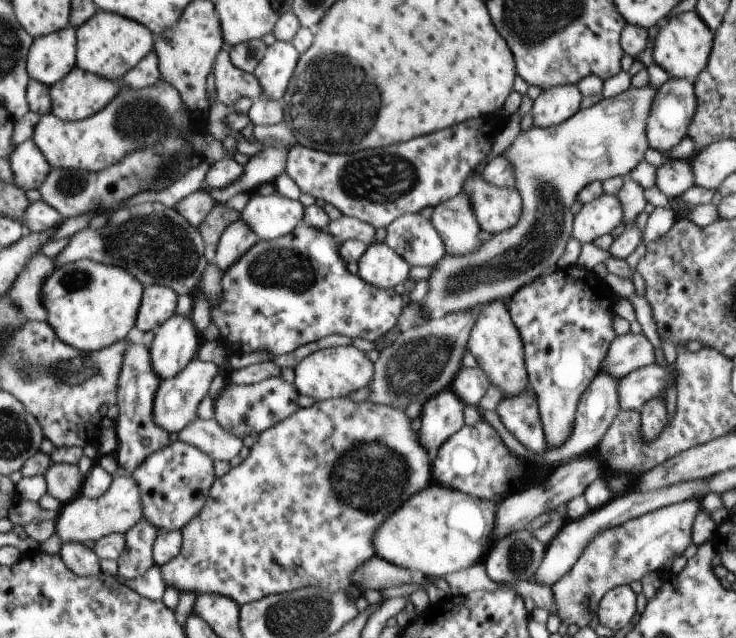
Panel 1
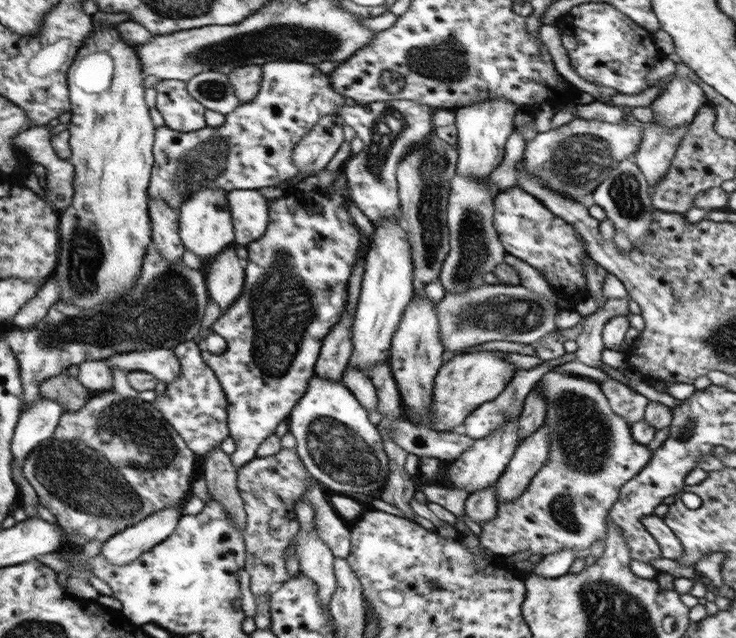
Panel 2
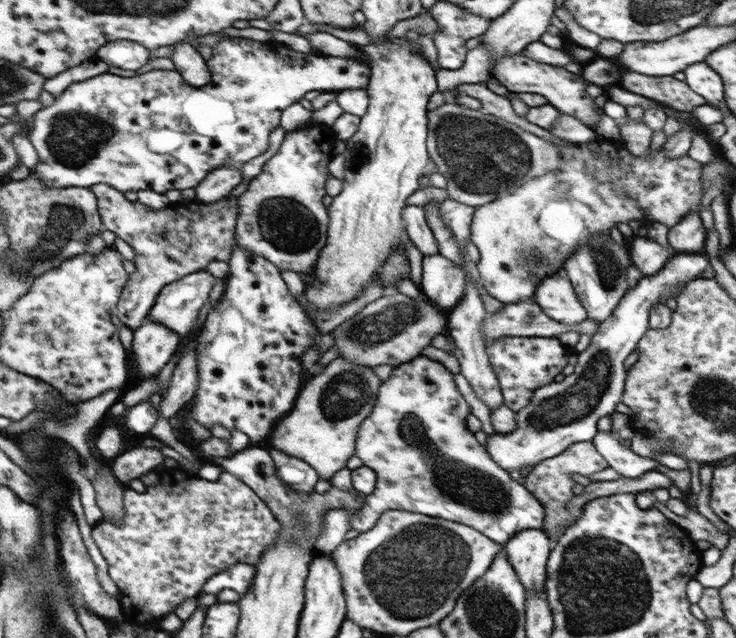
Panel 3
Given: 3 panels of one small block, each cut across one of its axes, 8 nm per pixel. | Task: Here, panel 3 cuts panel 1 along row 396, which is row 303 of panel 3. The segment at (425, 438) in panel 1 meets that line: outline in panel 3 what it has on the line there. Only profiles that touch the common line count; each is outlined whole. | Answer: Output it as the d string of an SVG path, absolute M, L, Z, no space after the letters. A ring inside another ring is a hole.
M440 254L423 258L420 290L441 312L449 314L460 303L466 281L452 260Z

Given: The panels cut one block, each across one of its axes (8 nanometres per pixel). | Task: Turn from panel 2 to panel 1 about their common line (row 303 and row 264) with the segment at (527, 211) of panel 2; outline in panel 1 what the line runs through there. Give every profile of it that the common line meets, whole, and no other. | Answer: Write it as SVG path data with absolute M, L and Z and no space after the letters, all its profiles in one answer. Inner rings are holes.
M575 264L566 268L556 268L552 273L536 278L522 286L505 302L512 323L523 343L529 385L535 393L548 449L560 447L570 437L579 397L601 370L608 350L617 338L613 328L616 316L613 309L617 300L618 297L604 279L598 278L592 270Z

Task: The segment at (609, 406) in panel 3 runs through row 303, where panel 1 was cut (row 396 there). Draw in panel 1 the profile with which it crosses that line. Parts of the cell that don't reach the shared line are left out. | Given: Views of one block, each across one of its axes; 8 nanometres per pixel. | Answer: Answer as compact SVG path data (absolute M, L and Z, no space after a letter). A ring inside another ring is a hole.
M653 363L633 371L619 380L619 402L621 409L640 412L647 401L666 394L674 386L677 388L679 371L676 364L660 366Z

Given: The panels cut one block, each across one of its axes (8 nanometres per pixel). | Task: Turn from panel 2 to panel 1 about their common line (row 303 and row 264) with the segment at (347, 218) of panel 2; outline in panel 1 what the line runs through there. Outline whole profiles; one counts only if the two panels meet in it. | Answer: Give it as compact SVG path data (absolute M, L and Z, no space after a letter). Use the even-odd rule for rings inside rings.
M301 221L289 234L270 241L259 241L254 244L233 266L222 276L222 302L220 306L211 306L211 320L220 331L220 342L227 347L233 348L237 353L267 353L269 361L274 361L277 357L292 354L300 346L312 343L326 338L333 334L348 336L352 339L361 338L370 342L378 341L383 335L386 335L397 324L400 312L405 304L400 295L394 289L380 289L376 286L367 284L357 275L350 274L347 270L346 262L340 257L339 249L341 244L337 242L334 236L331 236L326 230L316 229L309 225L304 225Z

